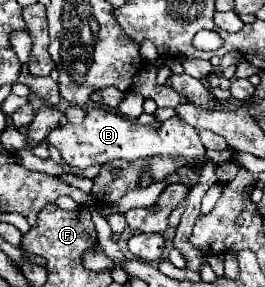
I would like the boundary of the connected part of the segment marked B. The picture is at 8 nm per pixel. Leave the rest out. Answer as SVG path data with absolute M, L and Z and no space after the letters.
M101 108L87 110L87 116L81 124L65 124L49 132L47 140L61 152L63 160L75 168L89 168L95 164L105 164L115 158L123 160L139 160L147 156L169 156L169 158L183 158L185 166L199 166L201 158L205 156L205 148L201 144L199 132L183 122L181 118L169 118L159 128L135 124L115 112L107 112Z

